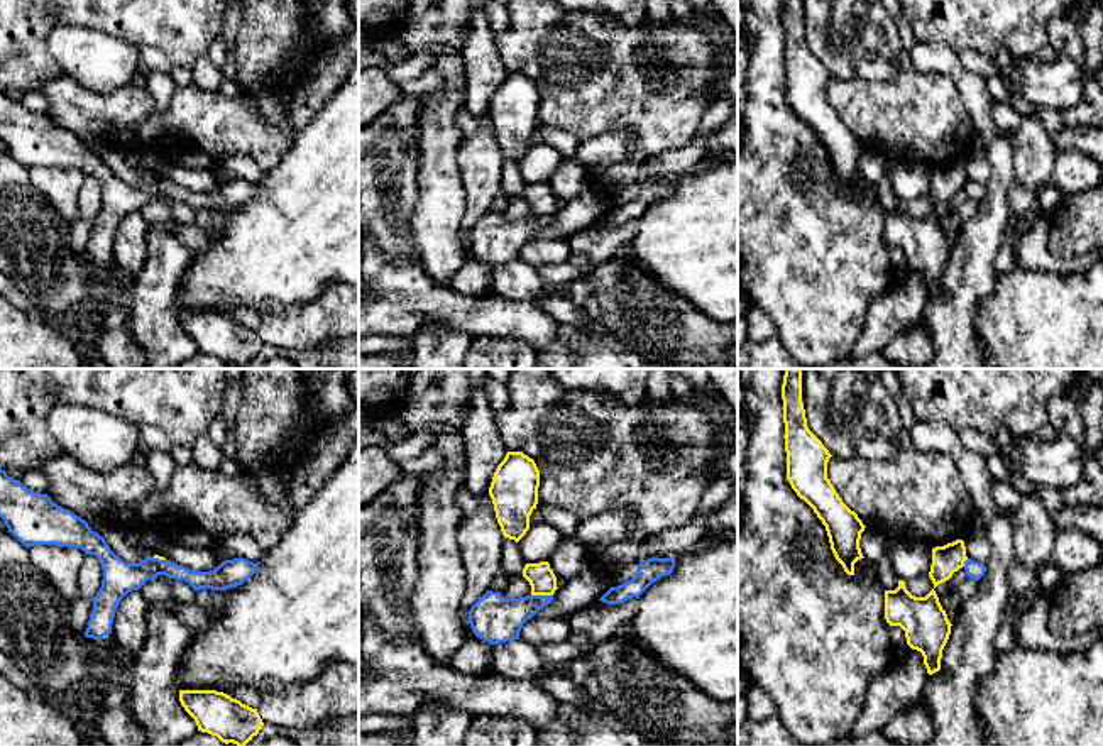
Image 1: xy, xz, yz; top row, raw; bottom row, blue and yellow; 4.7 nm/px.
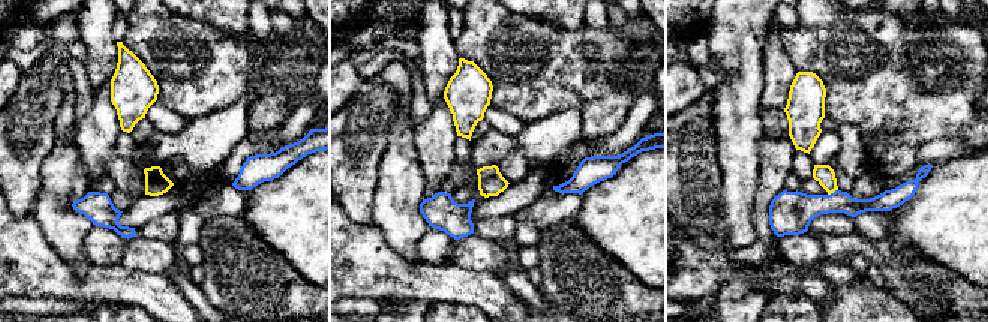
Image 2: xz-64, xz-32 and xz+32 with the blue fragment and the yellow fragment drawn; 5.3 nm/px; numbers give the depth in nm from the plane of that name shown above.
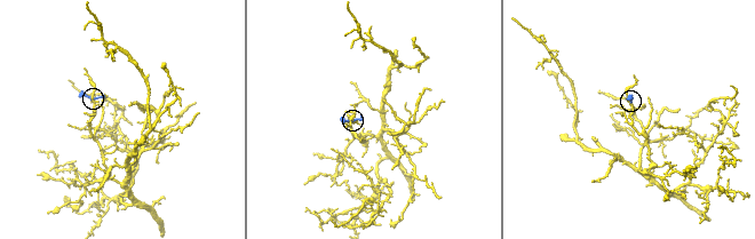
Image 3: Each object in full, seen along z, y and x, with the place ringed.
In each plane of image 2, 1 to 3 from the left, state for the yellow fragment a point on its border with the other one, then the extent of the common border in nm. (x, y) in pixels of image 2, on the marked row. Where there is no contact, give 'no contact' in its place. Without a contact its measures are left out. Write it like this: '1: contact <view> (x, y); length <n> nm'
1: no contact
2: no contact
3: contact xz+32 (834, 192); length 70 nm

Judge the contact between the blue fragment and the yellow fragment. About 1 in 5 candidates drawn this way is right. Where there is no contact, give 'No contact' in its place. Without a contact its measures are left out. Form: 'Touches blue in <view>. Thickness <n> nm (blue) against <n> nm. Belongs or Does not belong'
Touches blue in xz. Thickness 220 nm (blue) against 130 nm. Does not belong

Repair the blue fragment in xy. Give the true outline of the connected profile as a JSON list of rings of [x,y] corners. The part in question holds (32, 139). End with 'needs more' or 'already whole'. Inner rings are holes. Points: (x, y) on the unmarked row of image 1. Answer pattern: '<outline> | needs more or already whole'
[[[2,90],[0,139],[8,152],[27,169],[34,166],[76,167],[102,183],[103,201],[98,215],[91,220],[93,232],[85,257],[96,282],[105,286],[110,286],[115,279],[129,277],[112,257],[115,232],[129,213],[139,211],[147,201],[159,196],[184,201],[195,211],[227,211],[249,201],[261,184],[233,179],[222,183],[210,193],[189,191],[154,178],[147,178],[140,184],[125,184],[85,140],[54,125],[47,115],[27,110]]] | needs more

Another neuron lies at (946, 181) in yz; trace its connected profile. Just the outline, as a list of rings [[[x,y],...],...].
[[[956,161],[952,164],[947,164],[944,167],[932,169],[932,186],[929,198],[934,205],[934,210],[949,201],[954,193],[964,188],[966,178],[966,167],[963,161]]]

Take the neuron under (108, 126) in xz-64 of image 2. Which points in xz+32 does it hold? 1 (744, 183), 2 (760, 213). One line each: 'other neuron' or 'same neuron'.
1: other neuron
2: same neuron

